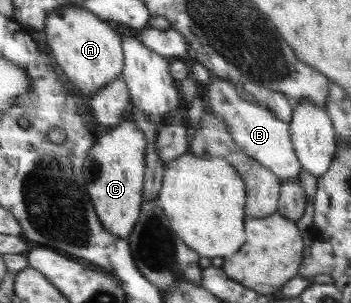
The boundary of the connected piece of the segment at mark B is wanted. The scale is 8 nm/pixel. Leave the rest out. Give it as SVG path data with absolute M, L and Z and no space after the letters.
M219 78L208 84L209 94L205 98L206 110L225 121L225 127L229 133L232 133L233 141L240 147L240 150L276 173L281 183L284 183L285 179L295 179L301 173L301 165L297 161L298 157L295 157L294 145L291 145L292 135L289 122L281 121L281 118L267 111L265 107L243 101L237 95L235 84L229 80Z

